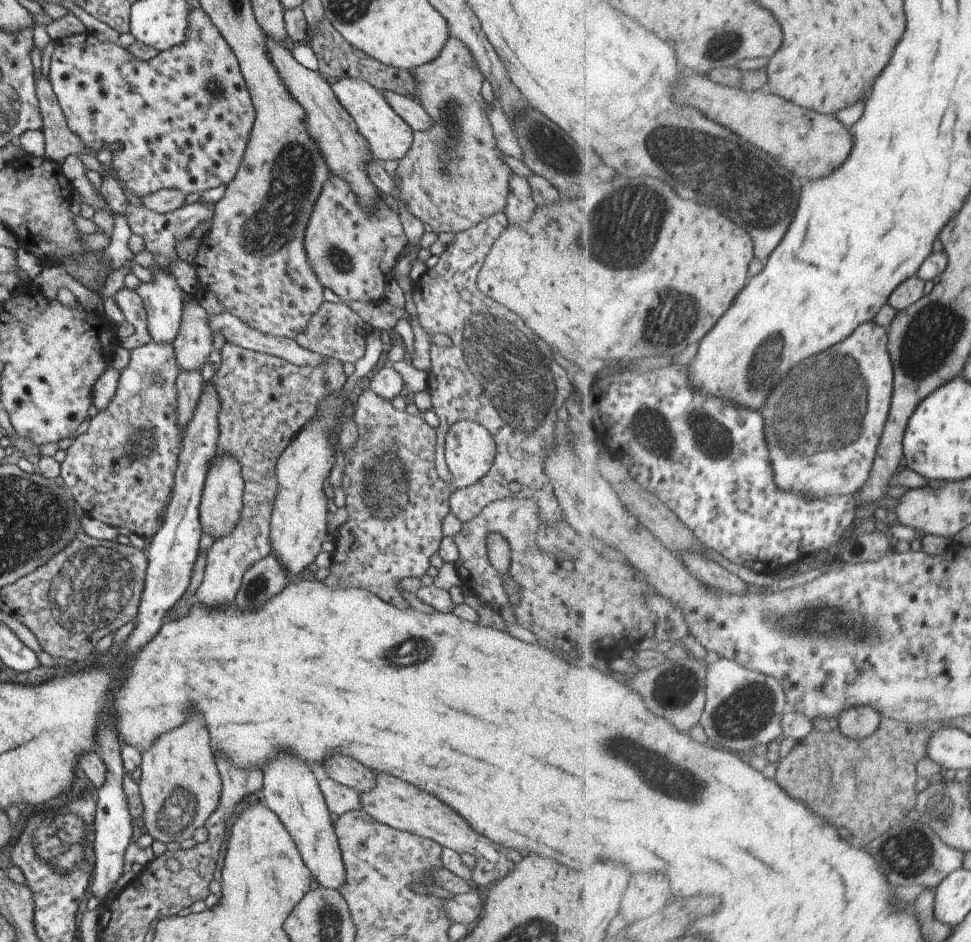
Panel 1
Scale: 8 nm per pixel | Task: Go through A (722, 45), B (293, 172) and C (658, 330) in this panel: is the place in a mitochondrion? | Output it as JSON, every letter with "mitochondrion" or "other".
{"A":"mitochondrion","B":"mitochondrion","C":"mitochondrion"}

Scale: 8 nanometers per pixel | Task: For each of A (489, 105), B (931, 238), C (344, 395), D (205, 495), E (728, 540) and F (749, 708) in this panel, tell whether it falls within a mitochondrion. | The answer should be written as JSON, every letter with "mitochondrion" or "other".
{"A":"other","B":"other","C":"other","D":"other","E":"other","F":"mitochondrion"}

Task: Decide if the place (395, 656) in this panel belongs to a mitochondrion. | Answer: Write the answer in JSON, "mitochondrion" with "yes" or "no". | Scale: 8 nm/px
{"mitochondrion":"yes"}

